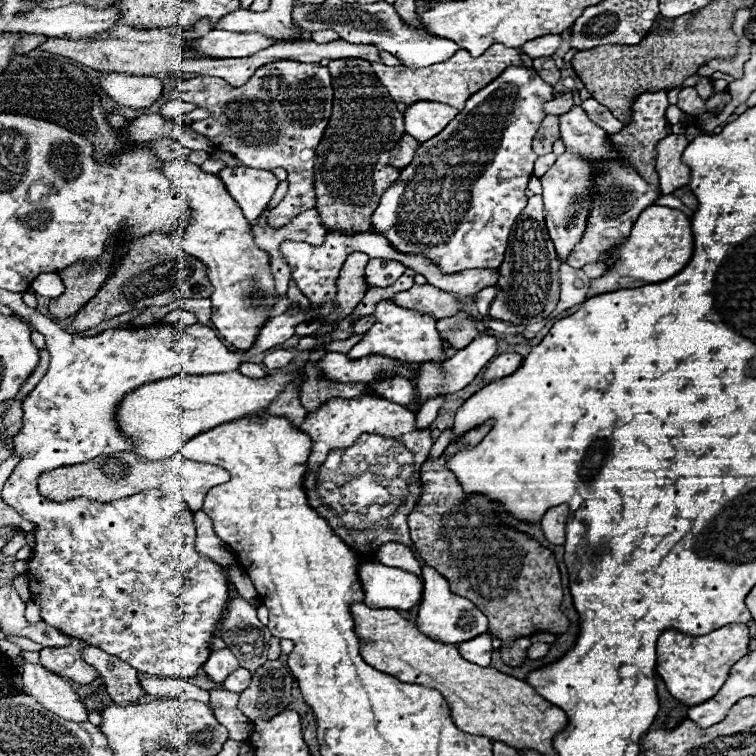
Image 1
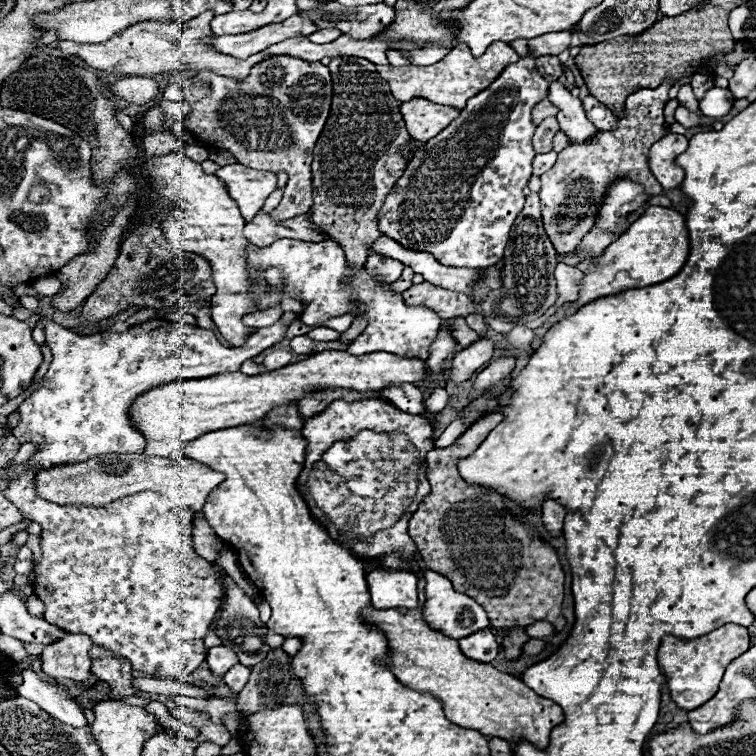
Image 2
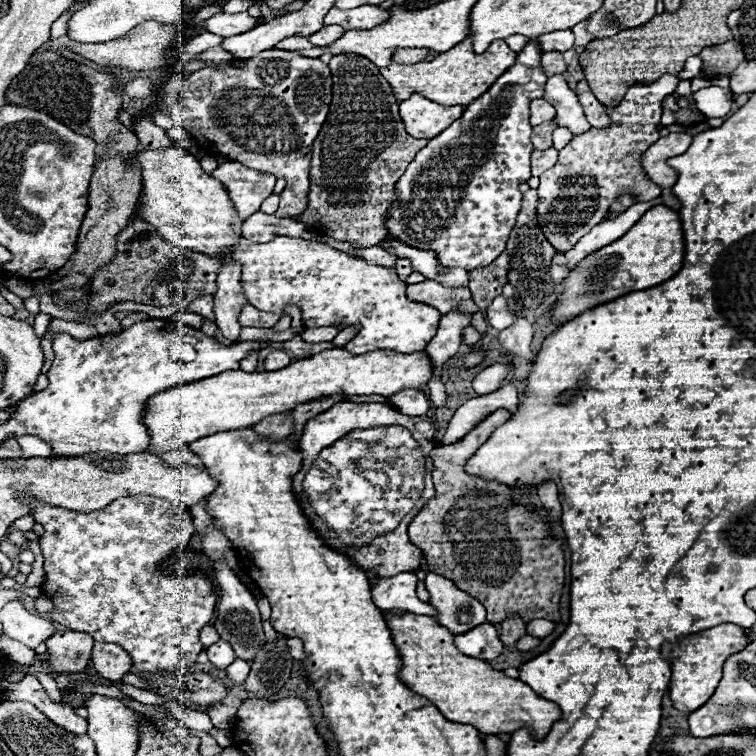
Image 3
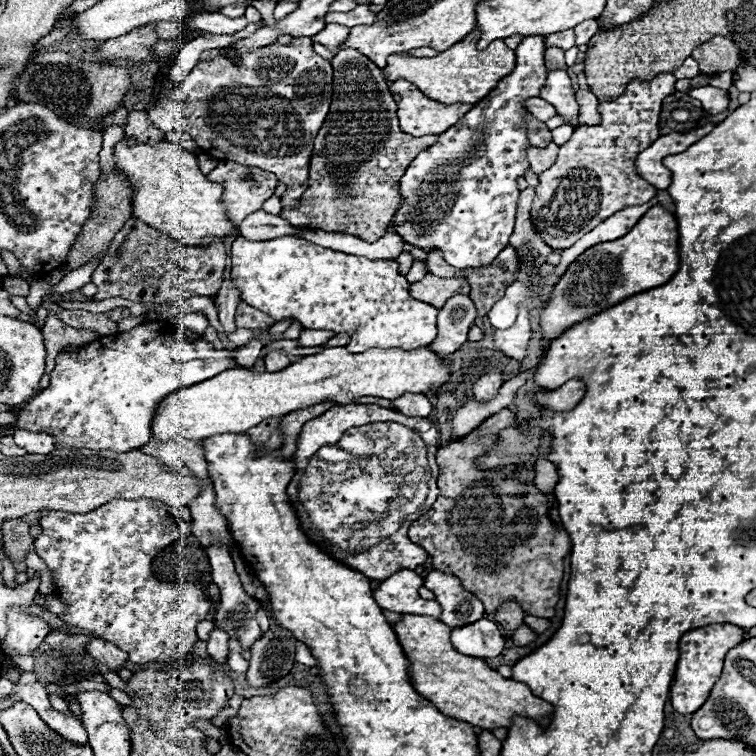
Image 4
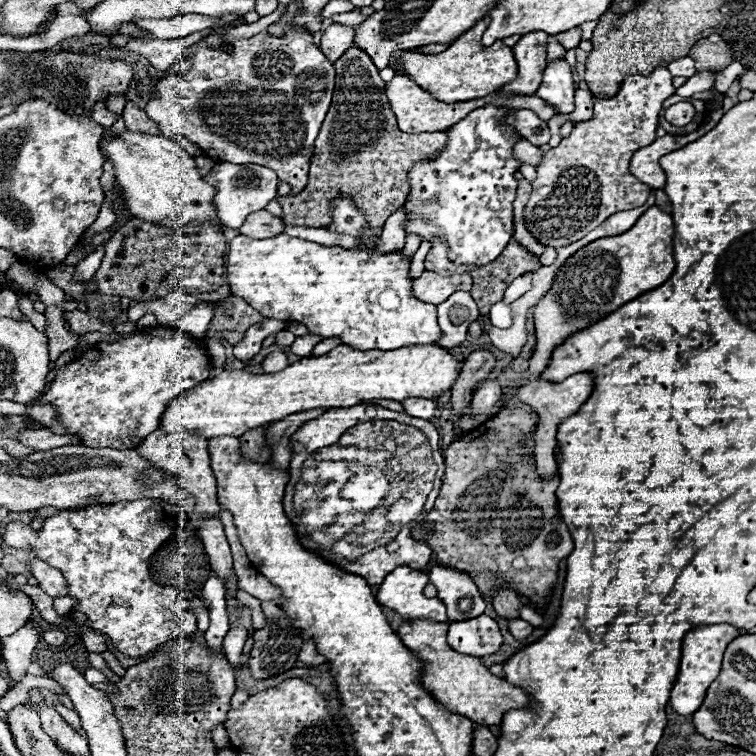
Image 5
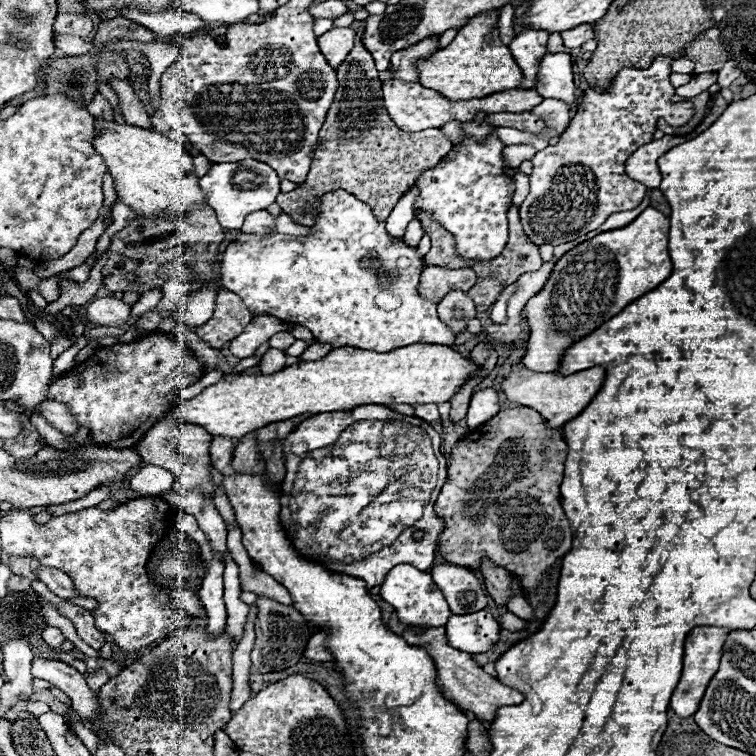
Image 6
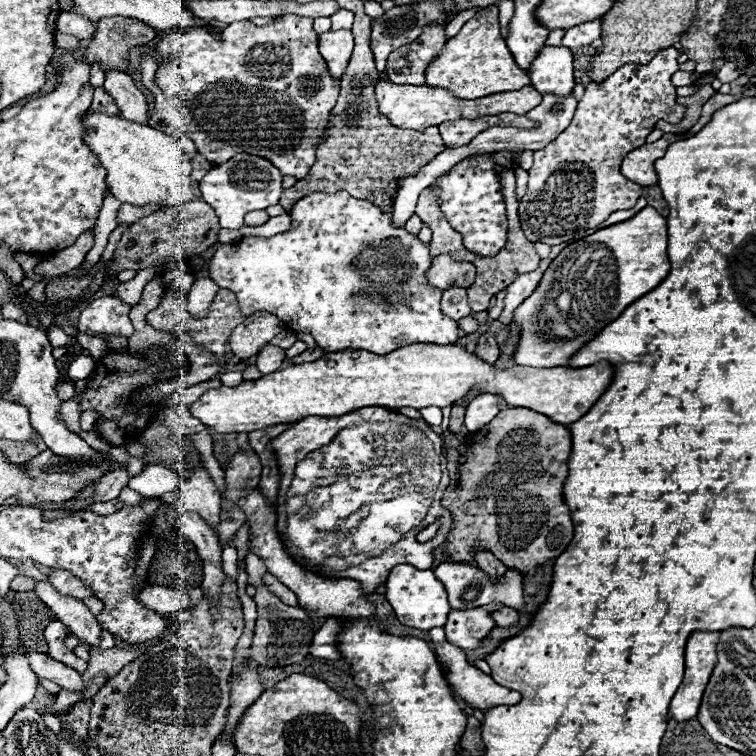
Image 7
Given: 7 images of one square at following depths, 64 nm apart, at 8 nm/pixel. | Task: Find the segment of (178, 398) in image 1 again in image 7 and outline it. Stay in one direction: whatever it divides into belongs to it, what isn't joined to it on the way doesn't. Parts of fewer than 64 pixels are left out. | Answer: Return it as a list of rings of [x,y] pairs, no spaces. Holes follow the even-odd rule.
[[[410,344],[406,348],[398,348],[394,352],[388,352],[384,356],[366,352],[366,350],[340,350],[340,352],[328,352],[322,358],[308,362],[308,364],[294,364],[286,370],[278,370],[272,374],[266,374],[258,380],[244,380],[238,386],[220,386],[204,392],[196,402],[192,402],[190,414],[198,418],[204,426],[212,428],[218,434],[240,434],[240,432],[252,432],[274,424],[294,424],[308,416],[342,416],[352,410],[364,408],[364,406],[382,406],[382,408],[426,408],[426,406],[452,406],[458,398],[466,396],[468,392],[492,392],[506,400],[510,406],[522,406],[536,410],[544,416],[548,416],[556,424],[572,424],[574,420],[582,418],[592,404],[604,394],[612,380],[612,366],[608,362],[596,362],[588,368],[528,368],[528,366],[514,366],[508,370],[498,370],[496,366],[486,364],[478,356],[466,352],[462,346],[450,344],[450,346],[438,346],[438,344]]]

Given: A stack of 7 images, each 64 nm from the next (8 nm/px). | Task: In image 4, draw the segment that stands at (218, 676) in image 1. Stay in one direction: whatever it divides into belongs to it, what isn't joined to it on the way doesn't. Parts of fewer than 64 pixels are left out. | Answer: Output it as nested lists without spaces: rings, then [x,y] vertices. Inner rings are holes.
[[[214,630],[210,634],[210,640],[208,640],[208,654],[210,658],[216,662],[216,664],[226,664],[228,662],[228,656],[230,656],[230,648],[228,648],[228,634],[222,632],[222,630]]]

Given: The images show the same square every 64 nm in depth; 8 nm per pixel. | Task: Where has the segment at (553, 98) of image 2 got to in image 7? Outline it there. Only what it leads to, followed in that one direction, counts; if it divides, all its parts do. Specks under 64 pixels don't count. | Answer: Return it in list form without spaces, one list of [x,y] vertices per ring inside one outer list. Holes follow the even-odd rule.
[[[544,46],[544,50],[532,62],[530,84],[540,94],[554,94],[562,98],[570,96],[574,88],[572,52],[564,46]]]

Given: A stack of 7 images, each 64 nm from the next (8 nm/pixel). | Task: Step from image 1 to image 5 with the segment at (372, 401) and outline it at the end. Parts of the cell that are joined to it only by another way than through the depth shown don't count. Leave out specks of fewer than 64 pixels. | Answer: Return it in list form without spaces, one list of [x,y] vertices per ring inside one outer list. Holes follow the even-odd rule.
[[[358,404],[358,408],[330,408],[326,410],[320,418],[316,420],[308,420],[294,436],[292,436],[292,446],[298,446],[300,450],[292,454],[292,460],[290,460],[290,482],[286,484],[286,494],[284,494],[284,508],[286,508],[286,514],[290,516],[292,522],[298,522],[298,516],[296,516],[296,510],[294,510],[294,504],[292,504],[292,496],[294,496],[294,484],[298,482],[298,476],[300,476],[300,468],[302,468],[302,462],[312,454],[316,452],[318,448],[324,448],[324,446],[332,446],[338,442],[338,438],[348,430],[352,428],[354,424],[362,424],[366,420],[398,420],[402,424],[412,424],[414,428],[422,430],[424,436],[428,438],[428,442],[432,444],[434,452],[438,452],[438,440],[440,440],[440,434],[438,430],[434,428],[434,424],[430,424],[428,420],[414,420],[412,416],[406,416],[402,412],[394,412],[394,410],[388,410],[388,408],[382,408],[382,406],[376,406],[376,404]]]

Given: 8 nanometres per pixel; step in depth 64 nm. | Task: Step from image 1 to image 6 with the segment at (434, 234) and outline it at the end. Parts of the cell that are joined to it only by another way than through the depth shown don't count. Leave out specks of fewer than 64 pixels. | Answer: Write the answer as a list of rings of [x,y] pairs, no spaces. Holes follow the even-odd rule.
[[[524,30],[518,32],[516,38],[510,42],[510,52],[514,60],[518,62],[524,78],[518,88],[522,90],[532,90],[534,88],[534,72],[538,72],[538,60],[546,54],[546,40],[548,40],[546,30]],[[482,112],[474,120],[462,122],[464,134],[462,134],[462,140],[452,146],[454,156],[440,160],[434,168],[424,170],[416,178],[418,196],[414,202],[416,214],[418,214],[418,210],[430,212],[434,216],[434,220],[438,220],[454,236],[456,254],[460,258],[482,260],[482,262],[498,256],[508,242],[508,210],[510,210],[512,192],[514,192],[514,180],[510,178],[510,174],[506,174],[506,170],[510,170],[510,166],[504,162],[504,154],[502,154],[506,144],[502,144],[502,140],[498,140],[498,136],[494,136],[494,126],[486,122],[486,116],[488,114]]]

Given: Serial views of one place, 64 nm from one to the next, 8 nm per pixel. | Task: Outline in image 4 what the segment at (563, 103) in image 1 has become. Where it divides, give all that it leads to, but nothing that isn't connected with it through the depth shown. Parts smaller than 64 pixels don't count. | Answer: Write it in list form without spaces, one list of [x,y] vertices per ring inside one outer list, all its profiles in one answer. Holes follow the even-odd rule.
[[[530,98],[530,100],[526,100],[526,108],[528,108],[528,112],[530,112],[536,120],[542,120],[542,122],[550,120],[552,116],[556,116],[554,106],[552,106],[552,104],[546,104],[542,98]]]

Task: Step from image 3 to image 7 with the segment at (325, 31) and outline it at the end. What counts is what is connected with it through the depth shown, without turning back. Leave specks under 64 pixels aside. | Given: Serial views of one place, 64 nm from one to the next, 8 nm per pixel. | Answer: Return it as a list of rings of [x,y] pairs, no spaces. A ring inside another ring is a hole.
[[[330,30],[320,34],[320,54],[326,60],[334,78],[340,78],[354,48],[350,30]]]

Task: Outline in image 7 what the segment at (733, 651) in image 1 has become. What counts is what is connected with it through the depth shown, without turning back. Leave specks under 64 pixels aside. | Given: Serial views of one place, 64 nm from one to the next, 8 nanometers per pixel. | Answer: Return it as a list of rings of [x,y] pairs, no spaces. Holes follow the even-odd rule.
[[[696,630],[694,634],[690,634],[686,642],[684,680],[670,702],[670,712],[678,722],[690,720],[698,714],[698,706],[700,706],[704,688],[708,684],[710,672],[718,662],[716,646],[718,646],[718,630],[714,632]]]

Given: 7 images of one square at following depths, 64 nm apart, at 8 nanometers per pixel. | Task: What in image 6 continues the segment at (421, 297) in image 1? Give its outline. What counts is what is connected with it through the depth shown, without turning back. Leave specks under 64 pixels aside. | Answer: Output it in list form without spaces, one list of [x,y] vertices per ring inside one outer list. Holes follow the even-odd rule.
[[[428,266],[422,270],[420,282],[418,282],[418,294],[426,300],[440,302],[452,290],[468,292],[474,286],[474,280],[476,280],[476,274],[470,268],[448,270],[448,268]]]

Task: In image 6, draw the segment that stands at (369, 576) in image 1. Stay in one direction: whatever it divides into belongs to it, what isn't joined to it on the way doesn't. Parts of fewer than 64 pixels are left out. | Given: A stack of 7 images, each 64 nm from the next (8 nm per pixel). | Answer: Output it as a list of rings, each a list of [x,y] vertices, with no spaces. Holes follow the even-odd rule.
[[[398,564],[392,572],[386,574],[386,580],[380,586],[380,596],[384,602],[392,604],[400,622],[414,626],[444,626],[450,618],[448,604],[440,590],[430,590],[432,576],[410,564]]]

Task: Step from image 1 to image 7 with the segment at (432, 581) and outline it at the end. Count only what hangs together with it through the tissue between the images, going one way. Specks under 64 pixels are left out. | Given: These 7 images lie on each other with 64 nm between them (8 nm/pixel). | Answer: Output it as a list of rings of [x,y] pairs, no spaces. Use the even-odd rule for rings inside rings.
[[[442,562],[434,570],[436,578],[444,584],[448,592],[448,602],[452,610],[462,610],[462,608],[478,608],[490,602],[502,602],[504,606],[512,610],[524,610],[524,598],[522,598],[522,574],[516,570],[508,570],[504,574],[502,582],[492,582],[478,566],[474,564],[464,564],[464,562]]]

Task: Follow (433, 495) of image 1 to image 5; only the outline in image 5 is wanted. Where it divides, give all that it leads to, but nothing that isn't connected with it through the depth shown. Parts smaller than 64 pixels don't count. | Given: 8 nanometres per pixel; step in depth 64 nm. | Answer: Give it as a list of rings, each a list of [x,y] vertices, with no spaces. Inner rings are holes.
[[[502,408],[496,416],[476,426],[460,440],[452,442],[444,450],[446,468],[442,476],[440,496],[436,498],[434,508],[428,512],[424,522],[410,532],[414,540],[424,540],[432,548],[438,566],[466,572],[482,592],[484,600],[492,600],[498,592],[498,586],[508,586],[532,608],[546,600],[556,584],[560,560],[572,552],[572,536],[560,518],[556,500],[560,478],[542,482],[536,474],[532,450],[536,424],[538,416],[534,412]]]

